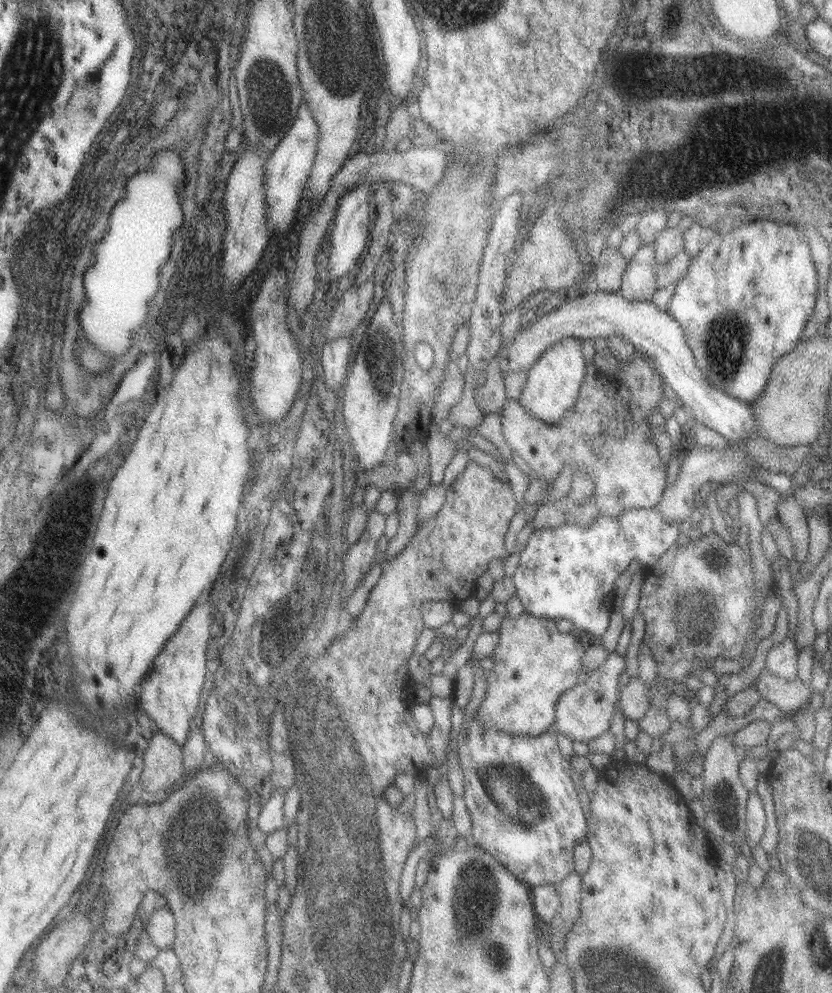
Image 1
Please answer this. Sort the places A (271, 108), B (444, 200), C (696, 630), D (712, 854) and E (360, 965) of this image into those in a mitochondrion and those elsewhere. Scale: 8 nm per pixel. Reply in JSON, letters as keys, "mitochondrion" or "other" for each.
{"A":"mitochondrion","B":"mitochondrion","C":"mitochondrion","D":"other","E":"mitochondrion"}

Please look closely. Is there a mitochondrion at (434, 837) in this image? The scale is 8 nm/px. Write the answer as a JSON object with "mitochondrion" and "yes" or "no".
{"mitochondrion":"no"}

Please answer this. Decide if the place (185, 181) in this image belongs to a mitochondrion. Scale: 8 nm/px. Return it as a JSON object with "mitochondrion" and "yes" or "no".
{"mitochondrion":"no"}

